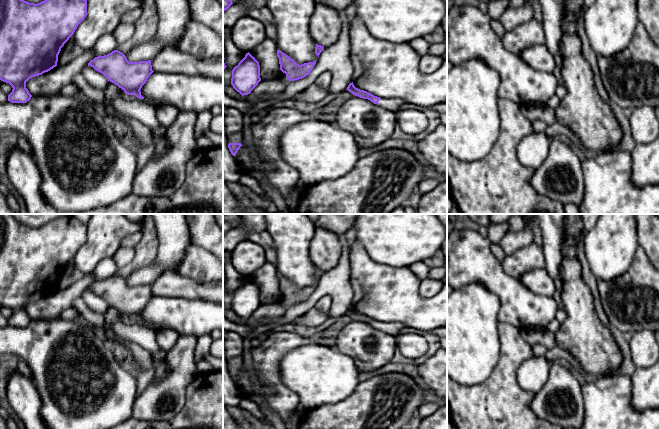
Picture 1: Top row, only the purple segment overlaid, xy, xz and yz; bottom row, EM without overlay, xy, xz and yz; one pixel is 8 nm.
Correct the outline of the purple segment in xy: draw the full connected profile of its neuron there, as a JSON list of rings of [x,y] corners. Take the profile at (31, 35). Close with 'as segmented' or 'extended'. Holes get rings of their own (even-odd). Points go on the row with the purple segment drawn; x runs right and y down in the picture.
[[[0,0],[0,80],[12,86],[8,101],[26,103],[32,97],[26,82],[57,66],[61,48],[87,15],[87,0],[44,0],[38,4],[24,0]]]; as segmented

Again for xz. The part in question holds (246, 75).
[[[249,52],[232,70],[231,85],[242,96],[248,95],[261,81],[259,62]]]; as segmented

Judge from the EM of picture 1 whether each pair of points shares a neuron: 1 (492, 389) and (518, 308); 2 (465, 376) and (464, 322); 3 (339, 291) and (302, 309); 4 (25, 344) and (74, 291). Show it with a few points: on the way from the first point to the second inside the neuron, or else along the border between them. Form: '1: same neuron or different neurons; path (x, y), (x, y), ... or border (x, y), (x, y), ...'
1: different neurons; border (499, 321), (513, 324), (519, 330)
2: same neuron; path (465, 363), (465, 345), (462, 342), (462, 335)
3: same neuron; path (330, 291), (321, 291), (311, 301)
4: different neurons; border (40, 318), (43, 319)

